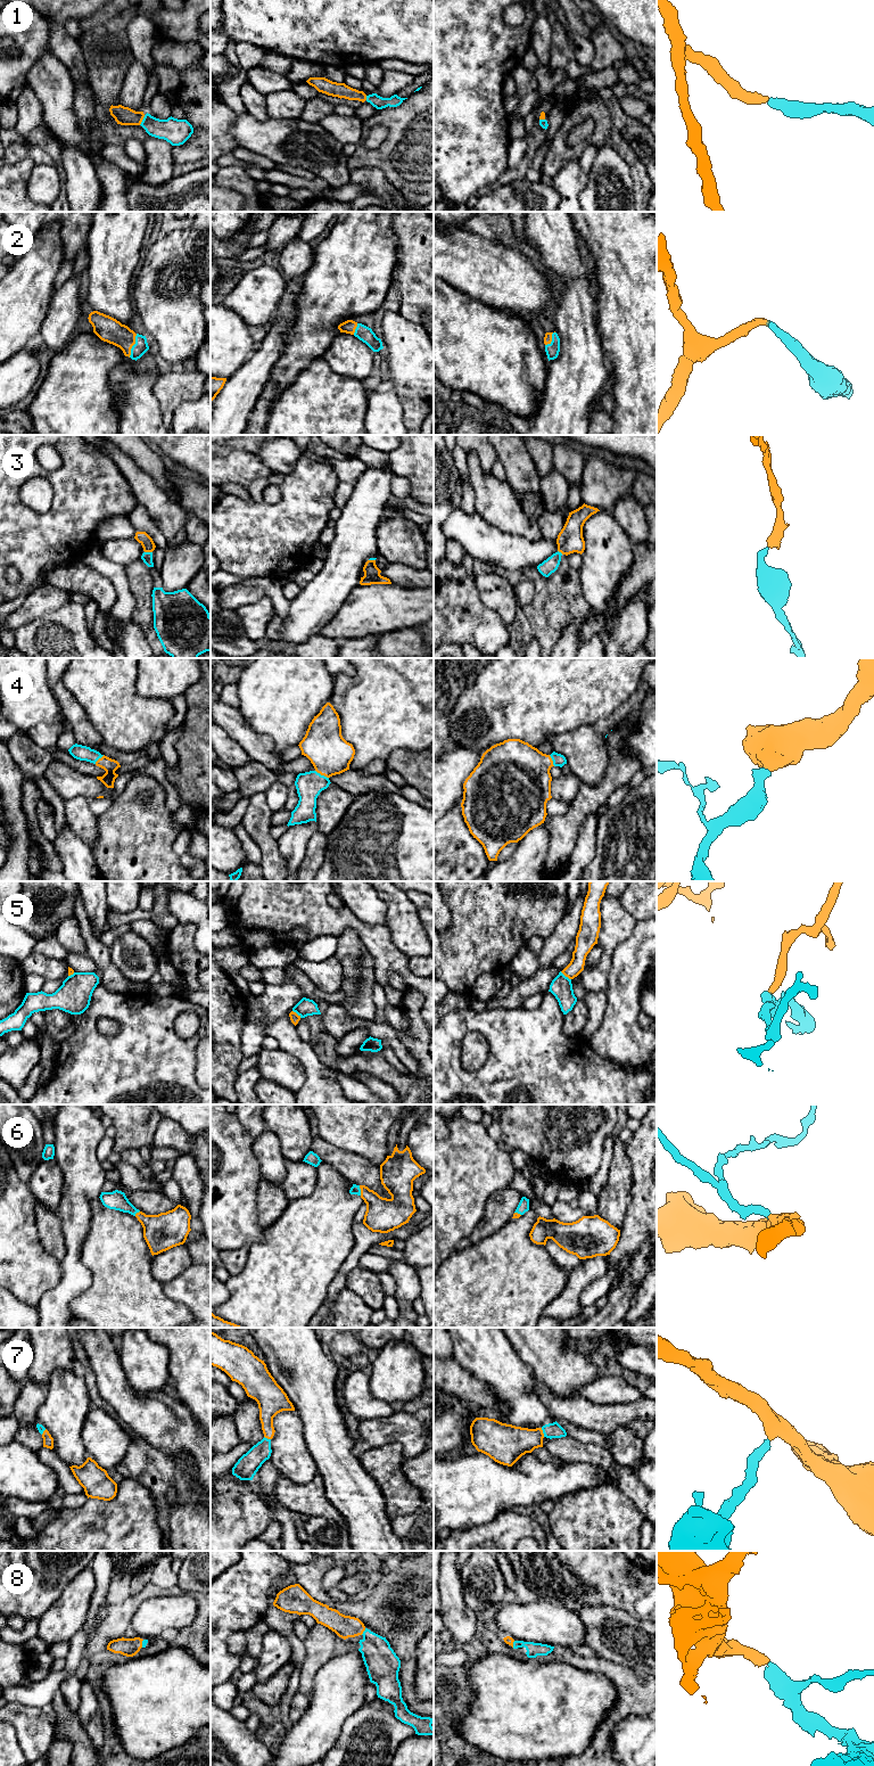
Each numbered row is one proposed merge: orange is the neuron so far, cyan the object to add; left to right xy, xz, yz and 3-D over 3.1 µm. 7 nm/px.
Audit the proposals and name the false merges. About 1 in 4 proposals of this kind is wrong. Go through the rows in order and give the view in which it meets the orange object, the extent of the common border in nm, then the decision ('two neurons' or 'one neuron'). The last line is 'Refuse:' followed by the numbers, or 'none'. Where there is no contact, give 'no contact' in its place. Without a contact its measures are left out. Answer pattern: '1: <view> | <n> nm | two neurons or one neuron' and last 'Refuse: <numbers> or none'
1: xy | 80 nm | one neuron
2: xy | 180 nm | one neuron
3: xy | 60 nm | one neuron
4: xz | 110 nm | one neuron
5: yz | 100 nm | two neurons
6: xz | 70 nm | one neuron
7: yz | 70 nm | one neuron
8: xz | 60 nm | one neuron
Refuse: 5

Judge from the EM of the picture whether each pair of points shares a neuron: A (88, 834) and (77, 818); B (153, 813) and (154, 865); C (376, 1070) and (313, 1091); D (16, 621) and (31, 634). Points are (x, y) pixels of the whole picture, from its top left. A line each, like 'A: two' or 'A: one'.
A: one
B: one
C: two
D: two

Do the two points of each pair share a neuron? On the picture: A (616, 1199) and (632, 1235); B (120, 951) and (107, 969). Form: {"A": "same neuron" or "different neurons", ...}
{"A": "different neurons", "B": "different neurons"}

